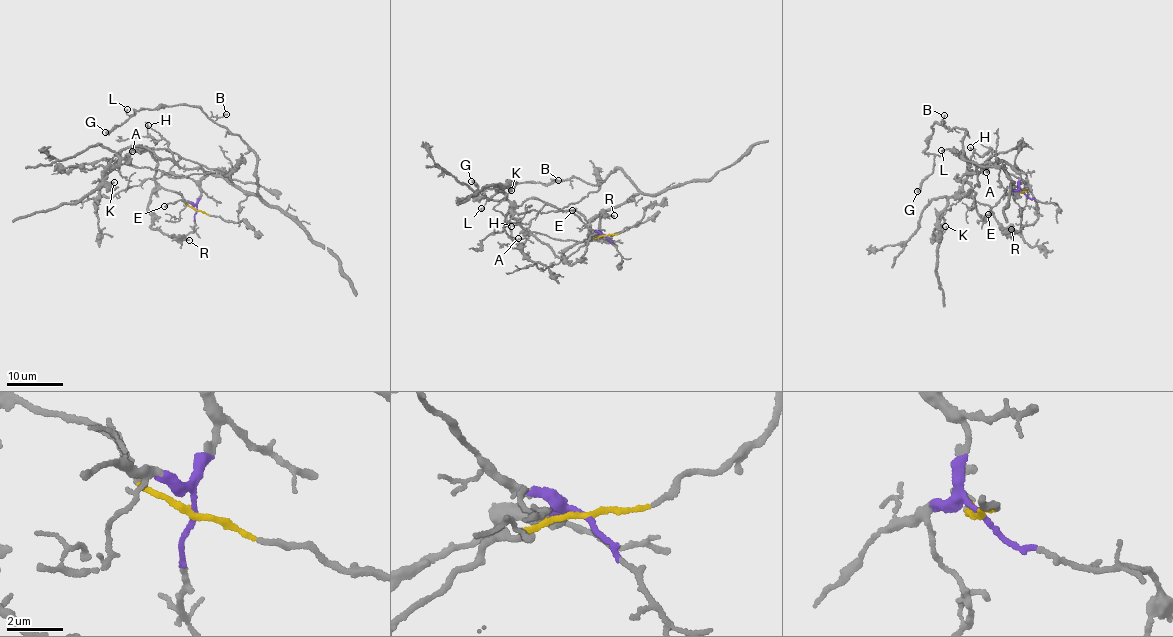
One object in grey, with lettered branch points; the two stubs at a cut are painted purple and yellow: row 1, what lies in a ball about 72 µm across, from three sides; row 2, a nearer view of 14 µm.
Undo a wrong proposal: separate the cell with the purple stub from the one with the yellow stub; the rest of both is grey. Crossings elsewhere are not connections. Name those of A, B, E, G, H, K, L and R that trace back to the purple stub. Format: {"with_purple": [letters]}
{"with_purple": ["B", "E", "G", "H", "L"]}

